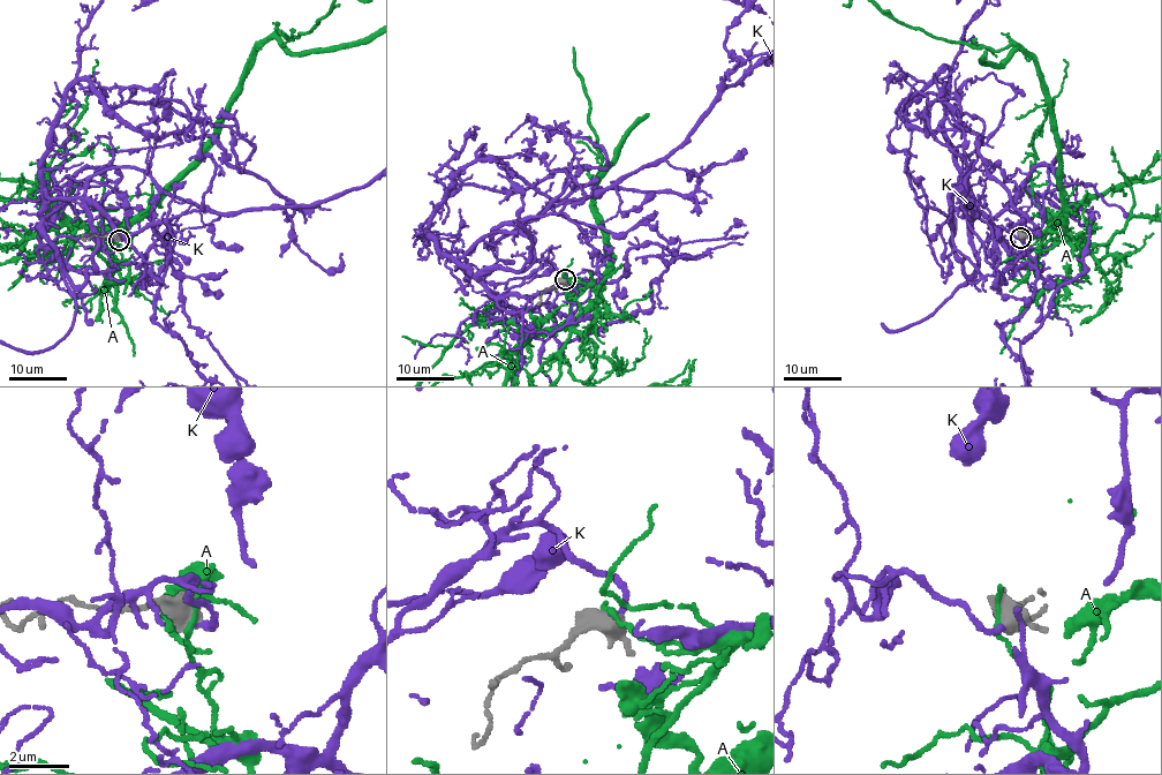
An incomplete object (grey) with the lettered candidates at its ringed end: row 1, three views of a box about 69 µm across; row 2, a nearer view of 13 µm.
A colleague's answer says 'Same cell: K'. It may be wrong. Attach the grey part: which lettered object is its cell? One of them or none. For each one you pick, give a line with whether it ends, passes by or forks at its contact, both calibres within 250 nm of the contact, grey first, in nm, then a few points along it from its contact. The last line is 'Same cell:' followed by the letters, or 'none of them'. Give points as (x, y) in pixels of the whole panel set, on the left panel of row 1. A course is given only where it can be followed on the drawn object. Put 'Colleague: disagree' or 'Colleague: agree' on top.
Colleague: agree
K: It ends there. Thickness 500 nm (grey) against 200 nm. Its course: (119, 239), (47, 243), (42, 227), (77, 307), (54, 346), (21, 352)
Same cell: K

